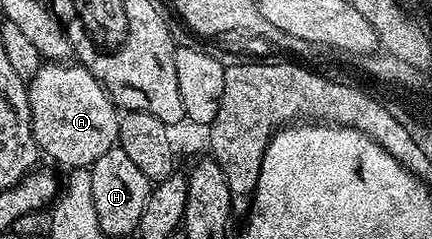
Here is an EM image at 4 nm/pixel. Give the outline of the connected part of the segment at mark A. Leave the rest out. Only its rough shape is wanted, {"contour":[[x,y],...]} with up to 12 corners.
{"contour":[[79,62],[27,81],[34,142],[65,169],[117,147],[120,118]]}

